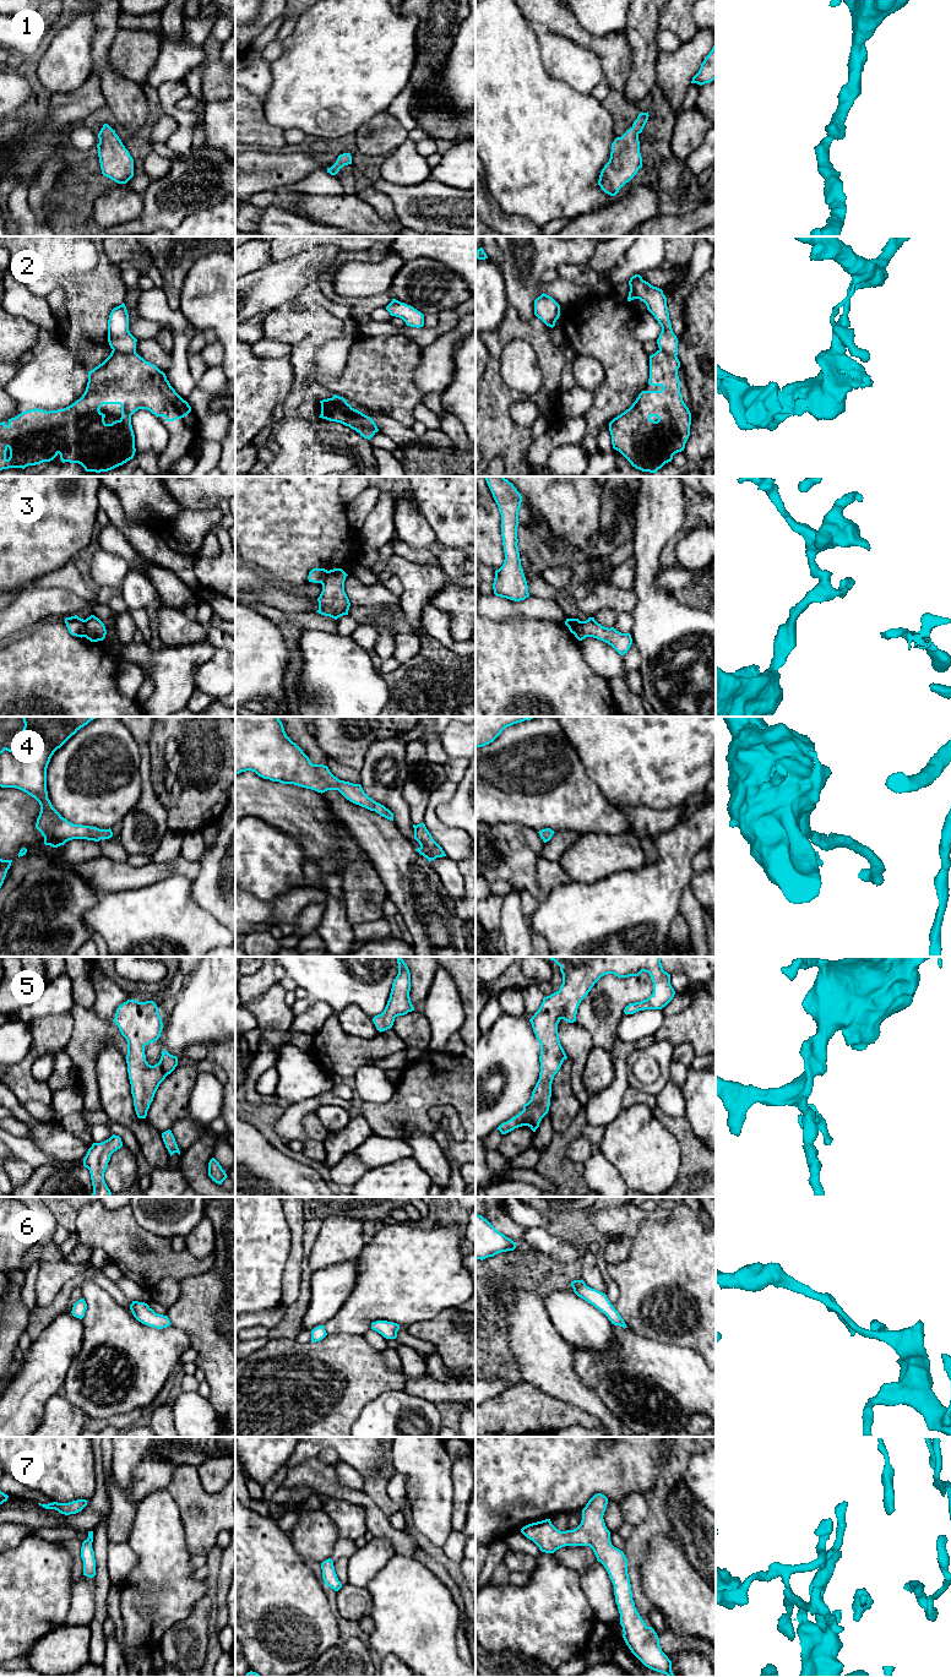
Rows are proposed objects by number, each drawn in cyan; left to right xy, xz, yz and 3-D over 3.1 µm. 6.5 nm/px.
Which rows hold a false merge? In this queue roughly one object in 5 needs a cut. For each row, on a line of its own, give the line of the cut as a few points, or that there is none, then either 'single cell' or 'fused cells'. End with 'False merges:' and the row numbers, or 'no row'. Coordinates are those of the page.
1: cut none; single cell
2: cut xy (113, 349), (120, 353), (135, 352); fused cells
3: cut xy (83, 620), (85, 636); fused cells
4: cut none; single cell
5: cut none; single cell
6: cut none; single cell
7: cut none; single cell
False merges: 2, 3

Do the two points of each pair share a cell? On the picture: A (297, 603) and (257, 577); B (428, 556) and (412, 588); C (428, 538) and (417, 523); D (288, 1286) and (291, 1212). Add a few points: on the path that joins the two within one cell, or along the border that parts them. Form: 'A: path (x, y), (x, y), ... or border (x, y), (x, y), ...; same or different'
A: border (278, 586), (265, 588), (261, 592), (248, 592); different
B: border (396, 555), (417, 562), (440, 566); different
C: path (424, 534), (417, 527); same
D: path (293, 1268), (295, 1261), (295, 1230); same

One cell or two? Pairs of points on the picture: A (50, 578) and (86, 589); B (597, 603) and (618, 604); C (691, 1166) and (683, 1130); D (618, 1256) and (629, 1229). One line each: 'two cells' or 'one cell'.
A: one cell
B: one cell
C: one cell
D: two cells

